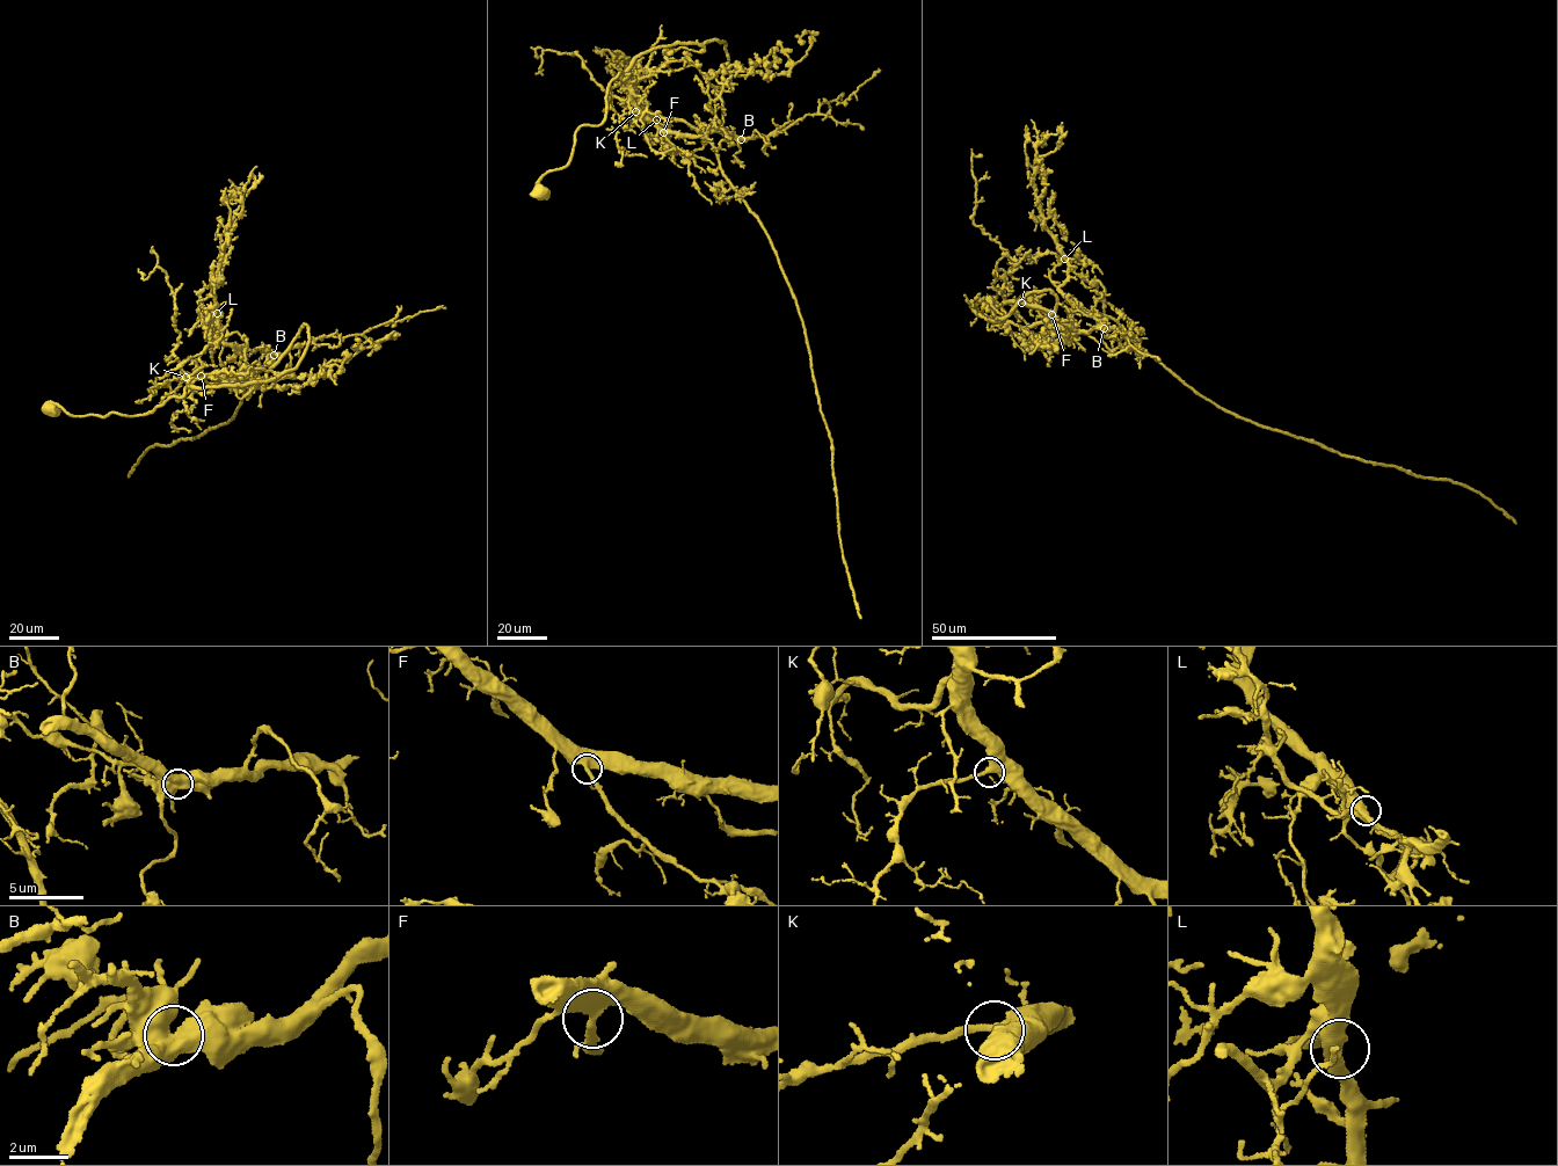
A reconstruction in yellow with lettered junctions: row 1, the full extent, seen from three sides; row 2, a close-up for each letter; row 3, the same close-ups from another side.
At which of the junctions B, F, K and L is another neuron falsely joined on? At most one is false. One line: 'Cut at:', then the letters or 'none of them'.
Cut at: B

